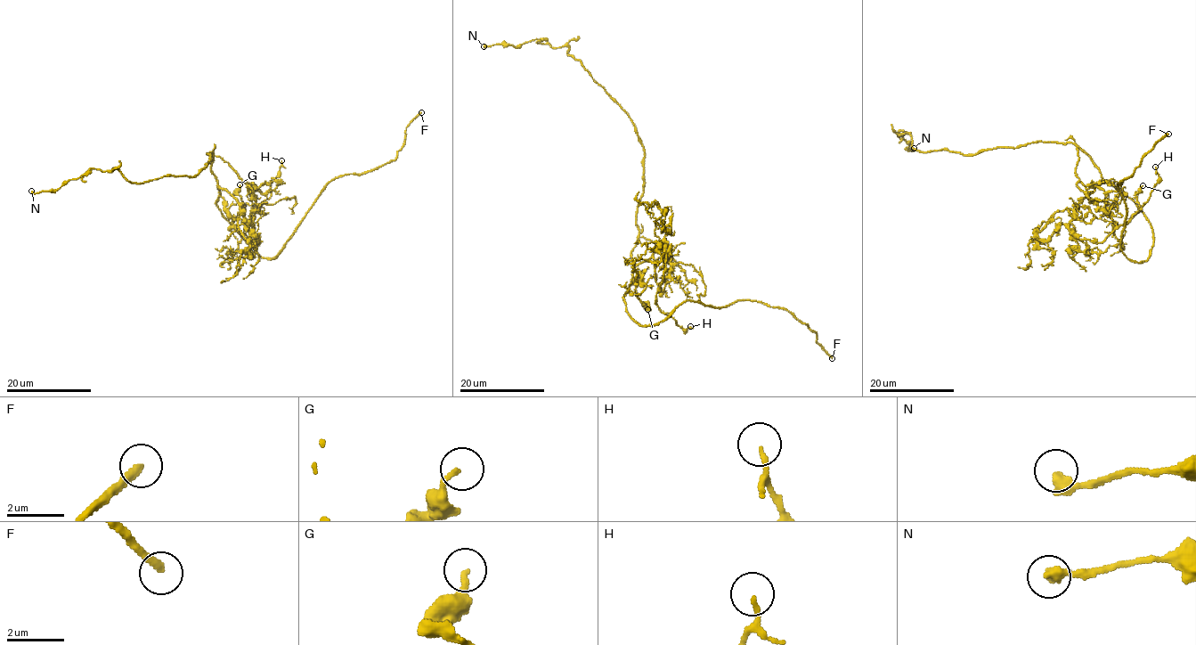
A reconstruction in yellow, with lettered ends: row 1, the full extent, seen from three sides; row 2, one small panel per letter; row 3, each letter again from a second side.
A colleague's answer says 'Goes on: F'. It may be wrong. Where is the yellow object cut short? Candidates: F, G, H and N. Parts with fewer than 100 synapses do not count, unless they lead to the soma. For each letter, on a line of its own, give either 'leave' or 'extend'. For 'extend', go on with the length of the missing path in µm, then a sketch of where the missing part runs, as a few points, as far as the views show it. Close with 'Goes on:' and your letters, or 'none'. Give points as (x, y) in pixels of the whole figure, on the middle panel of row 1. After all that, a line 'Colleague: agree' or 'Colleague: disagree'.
F: extend; missing 50 µm
G: leave
H: leave
N: leave
Goes on: F
Colleague: agree

